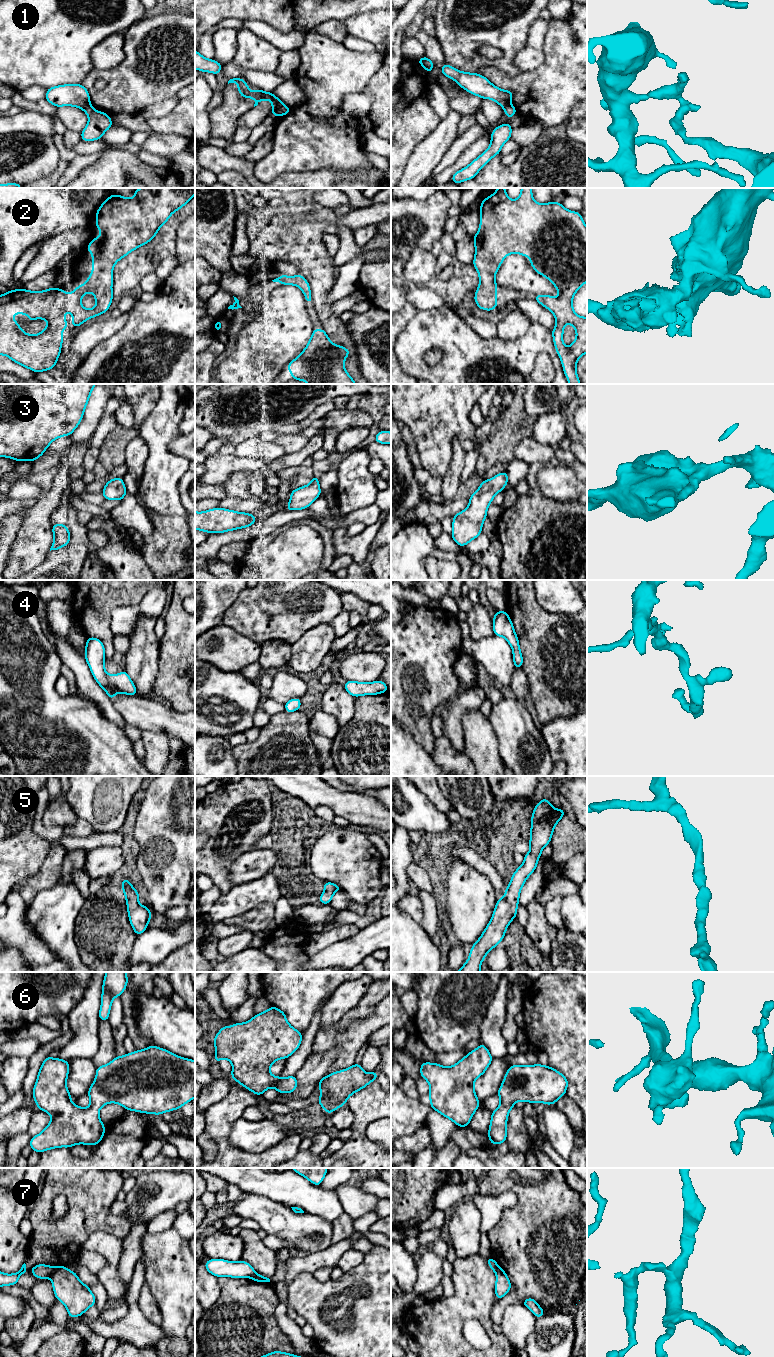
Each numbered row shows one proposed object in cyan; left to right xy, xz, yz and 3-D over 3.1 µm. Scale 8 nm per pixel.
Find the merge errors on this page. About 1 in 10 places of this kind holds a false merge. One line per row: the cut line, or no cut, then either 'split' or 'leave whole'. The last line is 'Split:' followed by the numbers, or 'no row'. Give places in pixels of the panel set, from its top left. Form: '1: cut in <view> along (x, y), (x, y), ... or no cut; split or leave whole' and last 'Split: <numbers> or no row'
1: cut in xz along (284, 105), (278, 110), (277, 115); split
2: no cut; leave whole
3: no cut; leave whole
4: no cut; leave whole
5: no cut; leave whole
6: no cut; leave whole
7: cut in xy along (58, 1267), (50, 1277); split
Split: 1, 7

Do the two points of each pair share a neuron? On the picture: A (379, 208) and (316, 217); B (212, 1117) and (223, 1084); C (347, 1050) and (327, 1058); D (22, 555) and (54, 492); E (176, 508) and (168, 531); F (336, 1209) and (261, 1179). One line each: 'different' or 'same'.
A: same
B: different
C: different
D: same
E: different
F: same

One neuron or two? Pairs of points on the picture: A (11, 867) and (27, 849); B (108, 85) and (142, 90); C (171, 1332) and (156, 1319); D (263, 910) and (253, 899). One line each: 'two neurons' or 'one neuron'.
A: one neuron
B: one neuron
C: two neurons
D: two neurons

